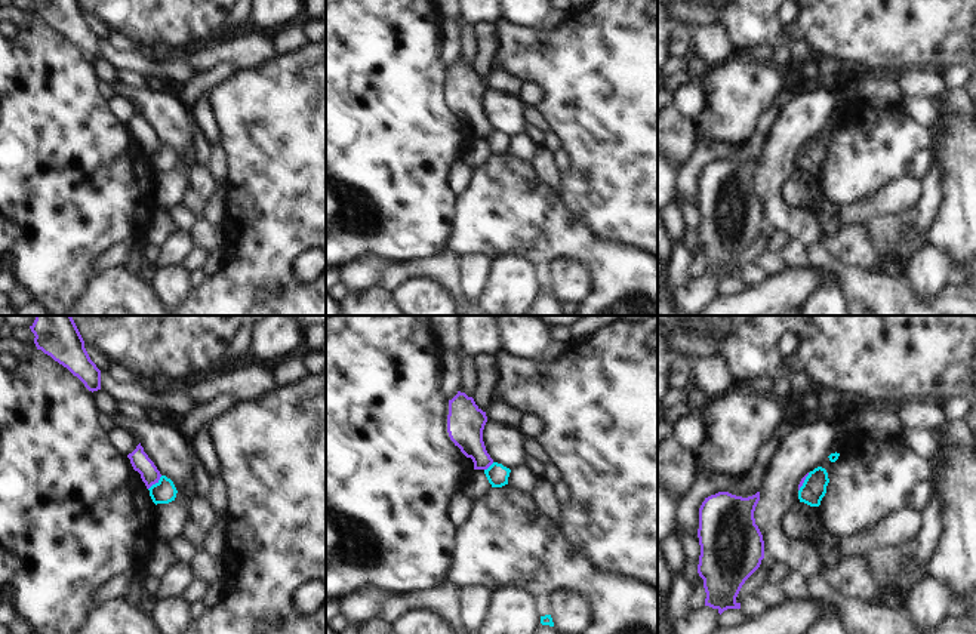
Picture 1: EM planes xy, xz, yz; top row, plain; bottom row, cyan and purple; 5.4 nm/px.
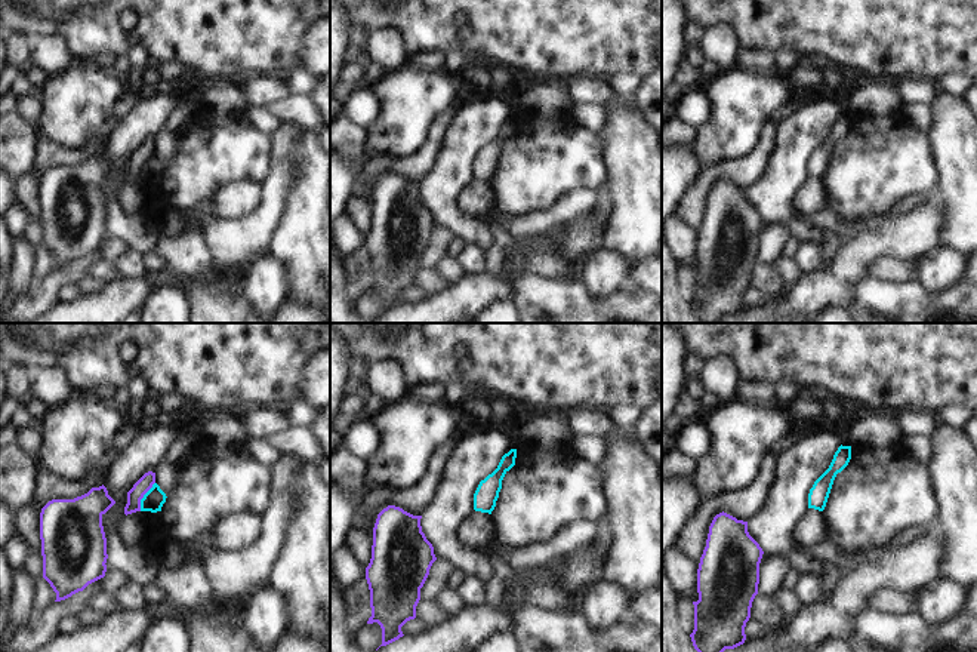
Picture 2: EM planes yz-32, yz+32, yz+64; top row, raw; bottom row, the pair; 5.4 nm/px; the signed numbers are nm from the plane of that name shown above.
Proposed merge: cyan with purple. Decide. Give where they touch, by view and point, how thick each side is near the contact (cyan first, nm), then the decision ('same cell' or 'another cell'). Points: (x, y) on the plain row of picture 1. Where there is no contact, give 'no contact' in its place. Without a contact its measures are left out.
xy (156, 151) | 130/100 nm | another cell

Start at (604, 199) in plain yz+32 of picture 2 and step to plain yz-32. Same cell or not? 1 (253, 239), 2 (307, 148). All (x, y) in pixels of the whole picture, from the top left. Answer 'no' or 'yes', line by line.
1: yes
2: no

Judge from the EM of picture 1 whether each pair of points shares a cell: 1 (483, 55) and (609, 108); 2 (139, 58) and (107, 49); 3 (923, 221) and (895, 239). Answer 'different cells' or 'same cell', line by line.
1: different cells
2: same cell
3: same cell

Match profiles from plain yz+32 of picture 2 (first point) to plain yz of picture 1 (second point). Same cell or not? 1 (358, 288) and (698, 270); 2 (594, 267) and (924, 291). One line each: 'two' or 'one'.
1: one
2: one

